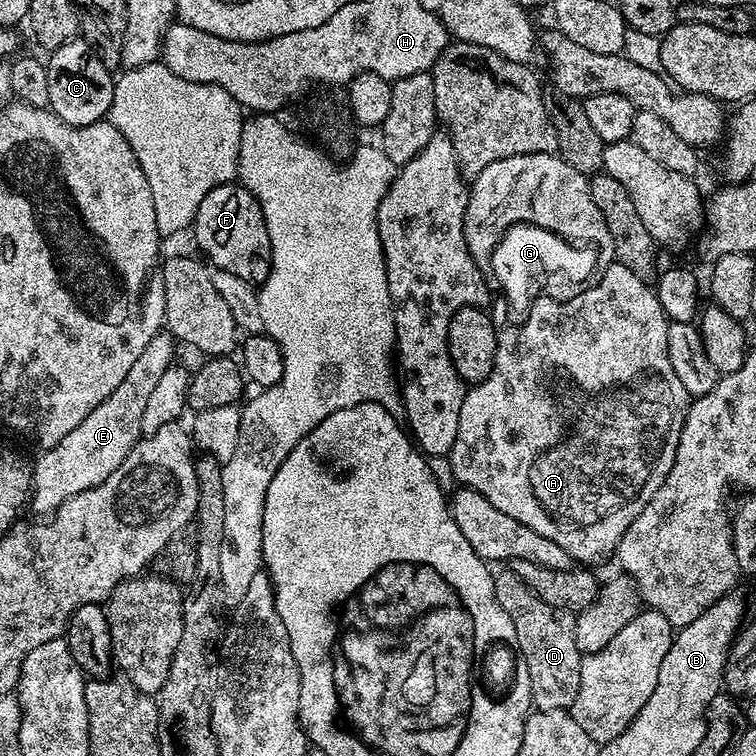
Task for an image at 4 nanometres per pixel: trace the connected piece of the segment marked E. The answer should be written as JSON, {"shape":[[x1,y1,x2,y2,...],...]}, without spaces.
{"shape":[[160,331,154,338,150,338,150,346,142,350,134,366,126,373,126,378,58,446,50,450,40,452,37,460,34,460,32,469,32,490,30,493,30,508,36,512,51,514,62,506,64,500,74,498,110,478,118,466,130,454,130,450,136,445,136,441,142,436,142,414,146,414,146,402,150,398,150,393,154,390,154,385,162,379,162,374,173,367,178,344,167,331]]}

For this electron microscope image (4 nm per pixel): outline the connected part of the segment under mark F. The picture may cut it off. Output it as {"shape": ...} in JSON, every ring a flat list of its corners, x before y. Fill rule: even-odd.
{"shape":[[239,183,220,184,202,198,202,206,198,206,194,221,195,232,196,244,205,252,203,255,213,269,229,271,255,286,266,282,272,269,270,234,266,234,260,204]]}

